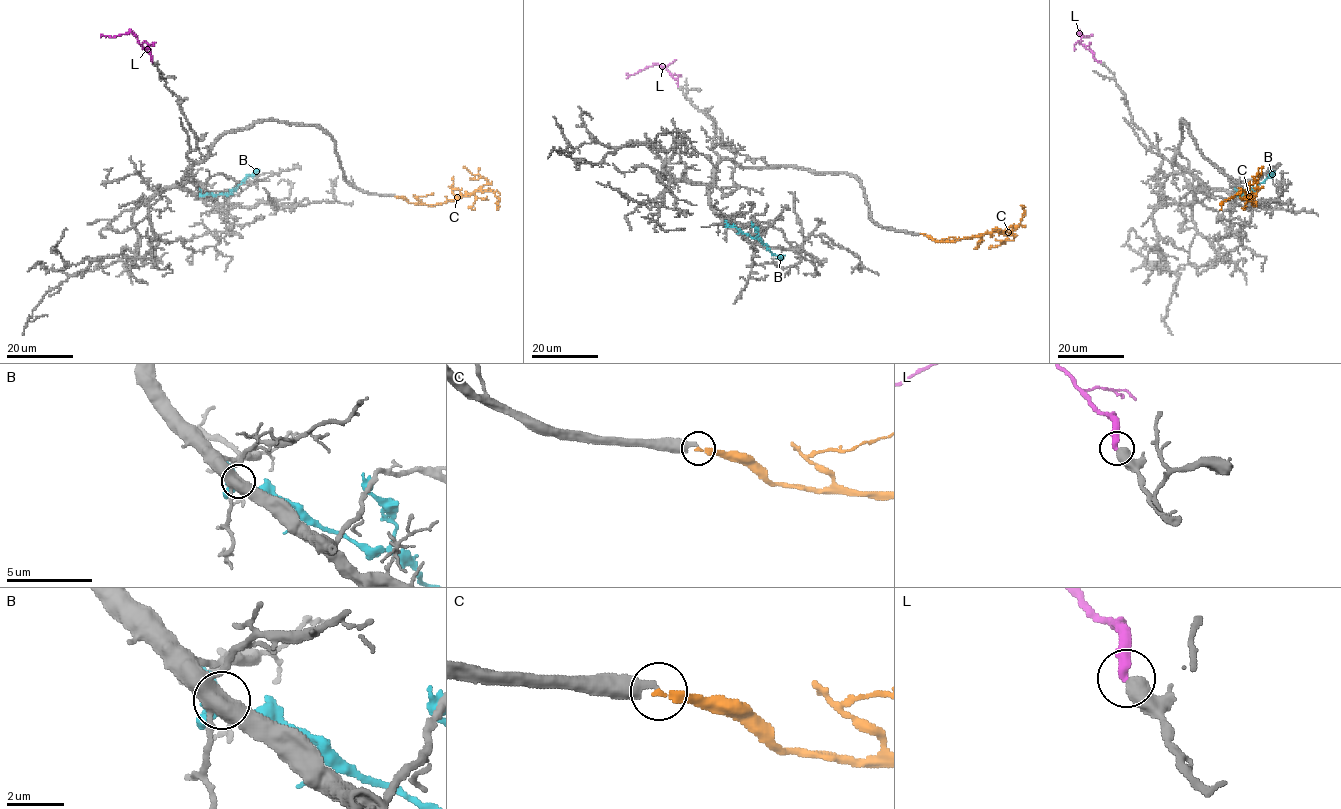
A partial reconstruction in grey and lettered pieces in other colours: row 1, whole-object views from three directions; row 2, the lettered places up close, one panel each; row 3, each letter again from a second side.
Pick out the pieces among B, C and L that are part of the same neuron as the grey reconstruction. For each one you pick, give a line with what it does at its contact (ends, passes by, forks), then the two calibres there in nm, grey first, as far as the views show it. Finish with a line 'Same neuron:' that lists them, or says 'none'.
L: it ends | 550/360 nm
Same neuron: L

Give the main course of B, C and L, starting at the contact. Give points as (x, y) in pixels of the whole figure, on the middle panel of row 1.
B: (727, 224), (758, 238), (774, 255), (785, 255)
C: (920, 234), (938, 241), (958, 240), (995, 231), (1013, 235), (1012, 240), (989, 248)
L: (678, 86), (665, 66), (657, 64), (626, 78)

